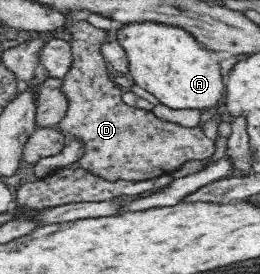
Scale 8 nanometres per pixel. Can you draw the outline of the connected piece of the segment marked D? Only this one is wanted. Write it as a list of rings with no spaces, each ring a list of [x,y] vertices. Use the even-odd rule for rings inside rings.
[[[76,20],[70,27],[72,65],[70,71],[61,78],[61,89],[68,100],[66,115],[55,125],[54,129],[61,133],[74,135],[74,142],[81,141],[84,146],[84,155],[78,158],[78,165],[82,169],[103,177],[106,181],[116,179],[146,181],[164,174],[170,174],[183,163],[190,160],[206,160],[215,152],[215,145],[200,130],[198,126],[188,128],[179,124],[160,120],[151,110],[142,111],[140,108],[128,105],[121,99],[122,92],[116,88],[117,84],[110,79],[107,62],[101,54],[101,45],[106,43],[106,30],[92,26],[86,20]]]

